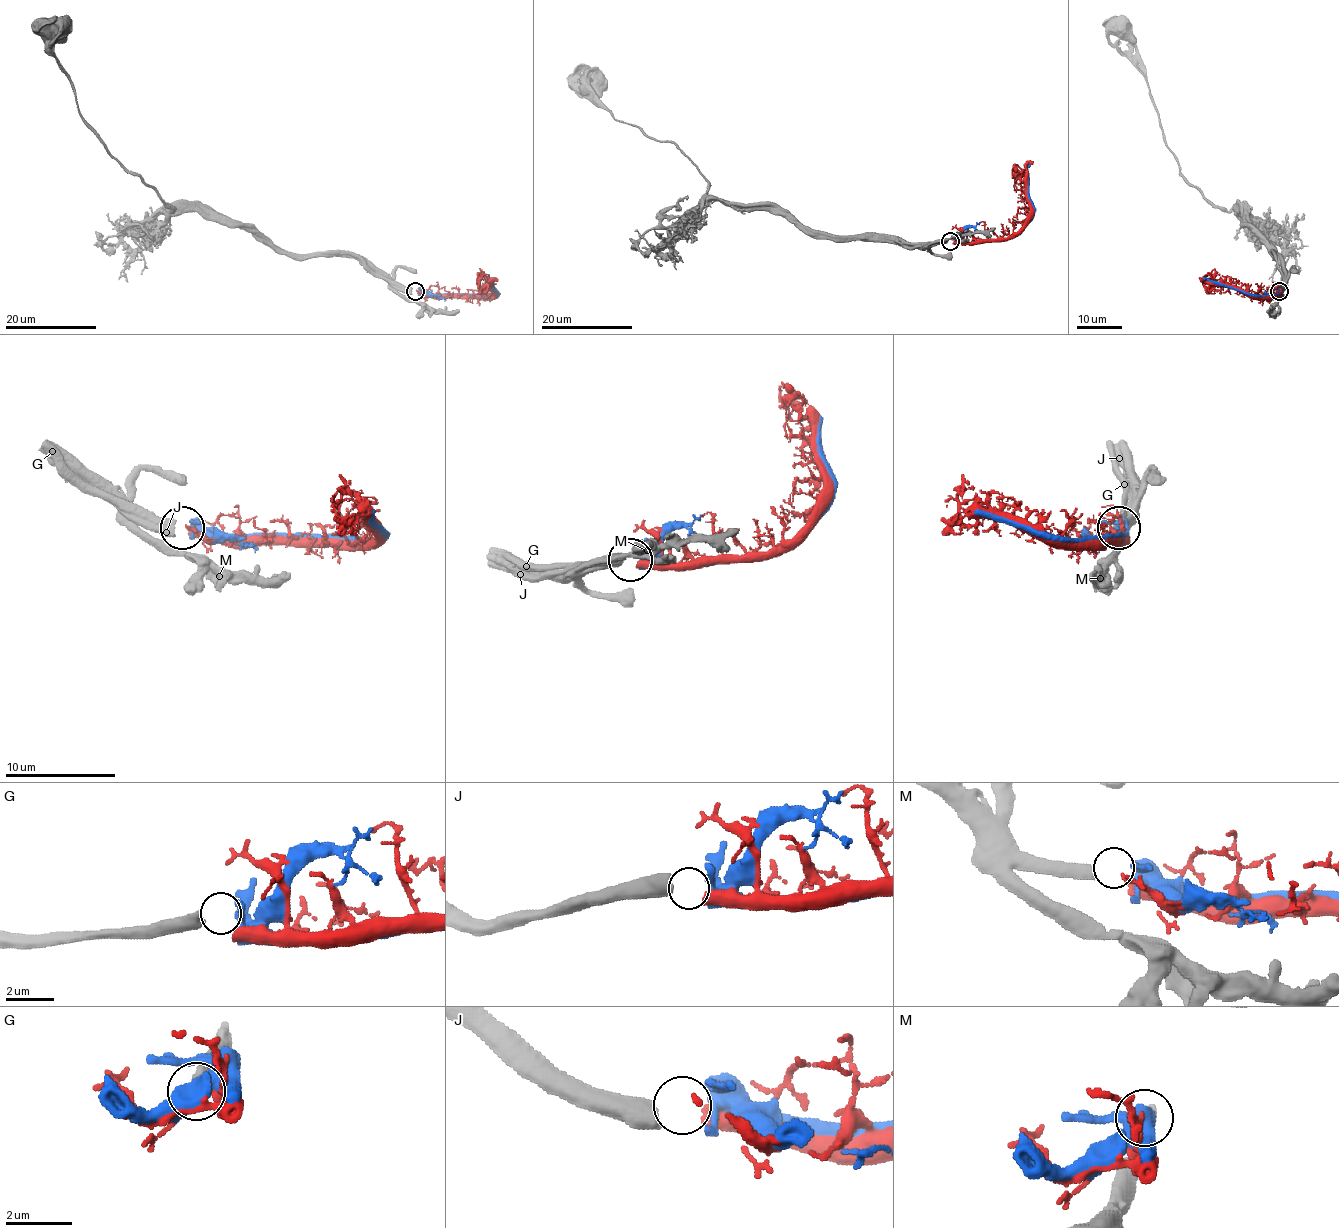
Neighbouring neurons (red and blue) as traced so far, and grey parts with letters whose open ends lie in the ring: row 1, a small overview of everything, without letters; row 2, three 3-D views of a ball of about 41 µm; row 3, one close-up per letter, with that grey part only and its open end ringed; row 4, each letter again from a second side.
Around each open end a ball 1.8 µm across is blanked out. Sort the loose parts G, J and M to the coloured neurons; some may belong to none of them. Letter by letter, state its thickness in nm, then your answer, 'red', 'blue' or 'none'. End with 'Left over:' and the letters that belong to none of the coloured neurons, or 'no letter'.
G: calibre 460 nm; none
J: calibre 700 nm; red
M: calibre 440 nm; blue
Left over: G

